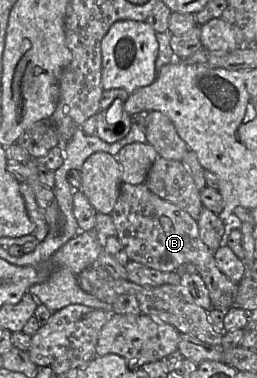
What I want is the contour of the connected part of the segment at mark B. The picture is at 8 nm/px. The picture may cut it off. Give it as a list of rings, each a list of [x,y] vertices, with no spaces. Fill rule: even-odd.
[[[123,183],[110,215],[129,260],[163,272],[175,271],[185,263],[194,264],[208,289],[213,308],[226,312],[235,307],[238,284],[219,270],[213,255],[214,251],[200,238],[197,220],[186,211],[157,196],[145,183],[137,185]]]

